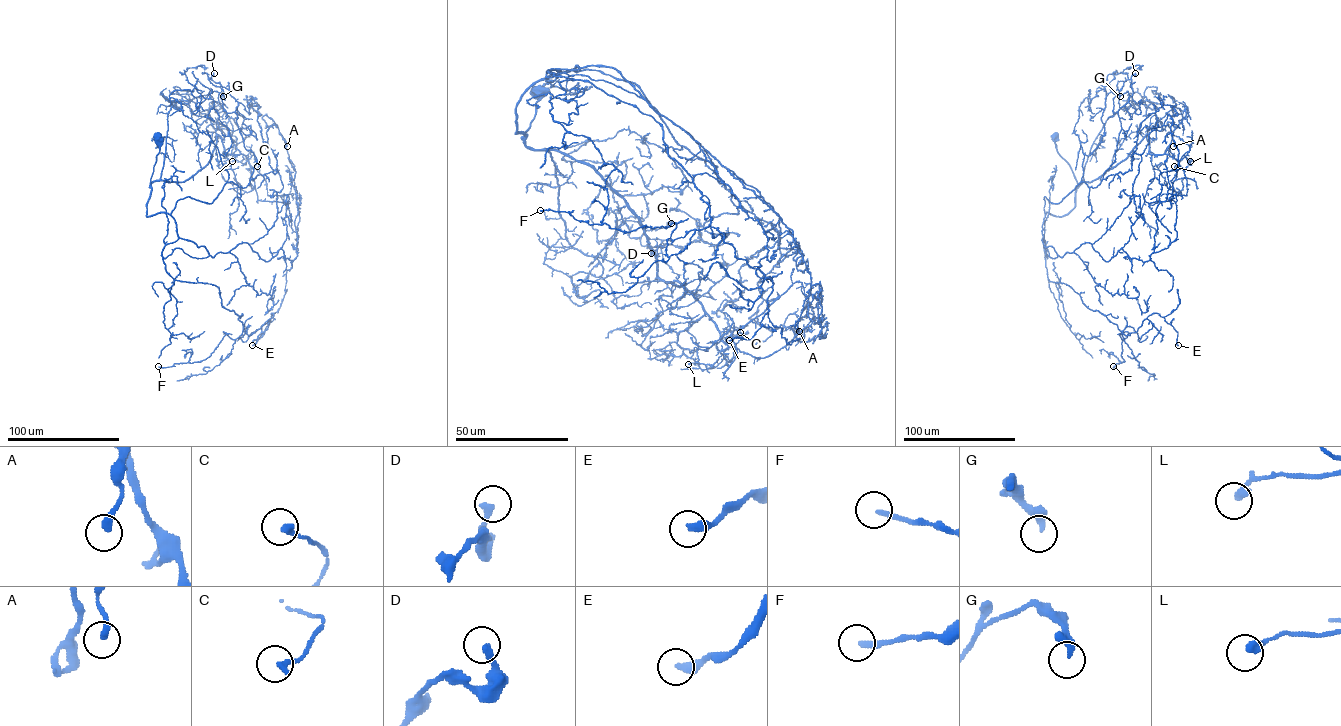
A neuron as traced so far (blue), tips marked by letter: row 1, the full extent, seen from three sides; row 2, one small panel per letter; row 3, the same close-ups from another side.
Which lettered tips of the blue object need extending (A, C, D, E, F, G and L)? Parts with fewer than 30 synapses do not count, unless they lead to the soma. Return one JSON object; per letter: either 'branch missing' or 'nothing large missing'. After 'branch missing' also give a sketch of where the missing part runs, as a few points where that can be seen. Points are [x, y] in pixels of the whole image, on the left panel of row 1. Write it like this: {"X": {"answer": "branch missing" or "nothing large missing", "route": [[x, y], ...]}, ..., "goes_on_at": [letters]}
{"A": {"answer": "nothing large missing"}, "C": {"answer": "nothing large missing"}, "D": {"answer": "nothing large missing"}, "E": {"answer": "nothing large missing"}, "F": {"answer": "nothing large missing"}, "G": {"answer": "nothing large missing"}, "L": {"answer": "nothing large missing"}, "goes_on_at": []}

